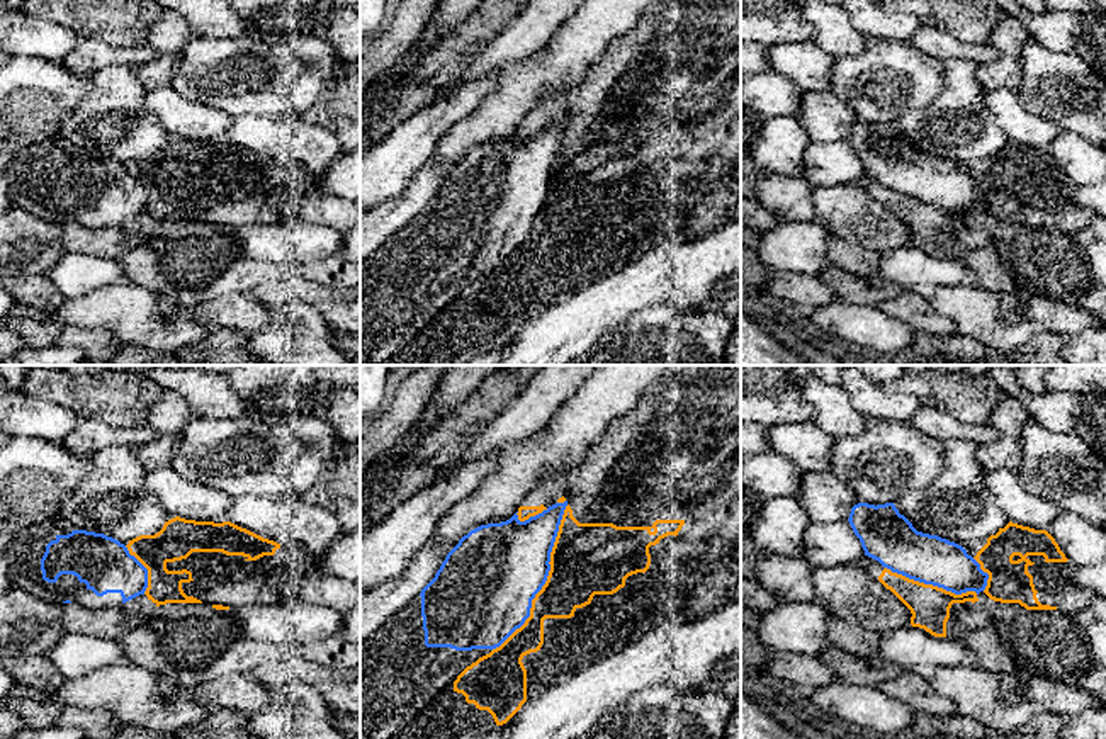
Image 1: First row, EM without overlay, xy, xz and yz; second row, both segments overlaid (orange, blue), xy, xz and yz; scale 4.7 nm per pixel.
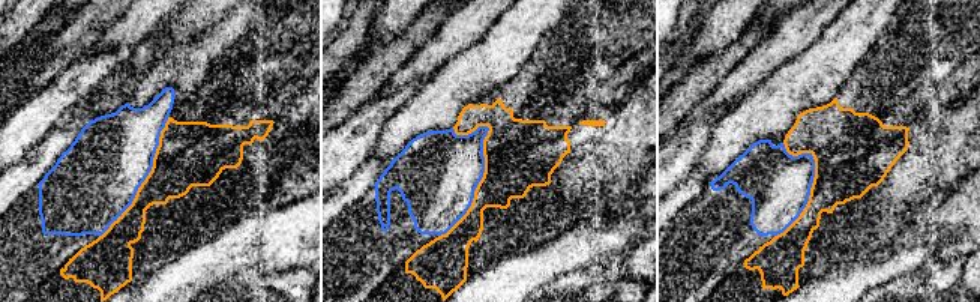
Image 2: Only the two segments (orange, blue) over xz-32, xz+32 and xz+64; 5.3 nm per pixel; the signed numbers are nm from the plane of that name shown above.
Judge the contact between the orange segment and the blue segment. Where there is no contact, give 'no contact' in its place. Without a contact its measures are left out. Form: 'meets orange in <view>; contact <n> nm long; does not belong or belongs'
meets orange in xz; contact 800 nm long; does not belong

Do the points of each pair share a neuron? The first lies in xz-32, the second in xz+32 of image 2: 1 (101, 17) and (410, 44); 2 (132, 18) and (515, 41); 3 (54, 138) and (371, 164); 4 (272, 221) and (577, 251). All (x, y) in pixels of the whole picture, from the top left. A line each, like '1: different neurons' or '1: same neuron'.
1: same neuron
2: different neurons
3: same neuron
4: same neuron

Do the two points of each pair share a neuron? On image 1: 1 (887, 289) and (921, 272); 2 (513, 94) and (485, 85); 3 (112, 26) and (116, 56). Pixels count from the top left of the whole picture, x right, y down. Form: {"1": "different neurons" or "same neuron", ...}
{"1": "different neurons", "2": "different neurons", "3": "different neurons"}

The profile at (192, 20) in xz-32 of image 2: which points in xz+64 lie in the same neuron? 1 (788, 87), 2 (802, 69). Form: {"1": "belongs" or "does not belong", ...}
{"1": "belongs", "2": "belongs"}

